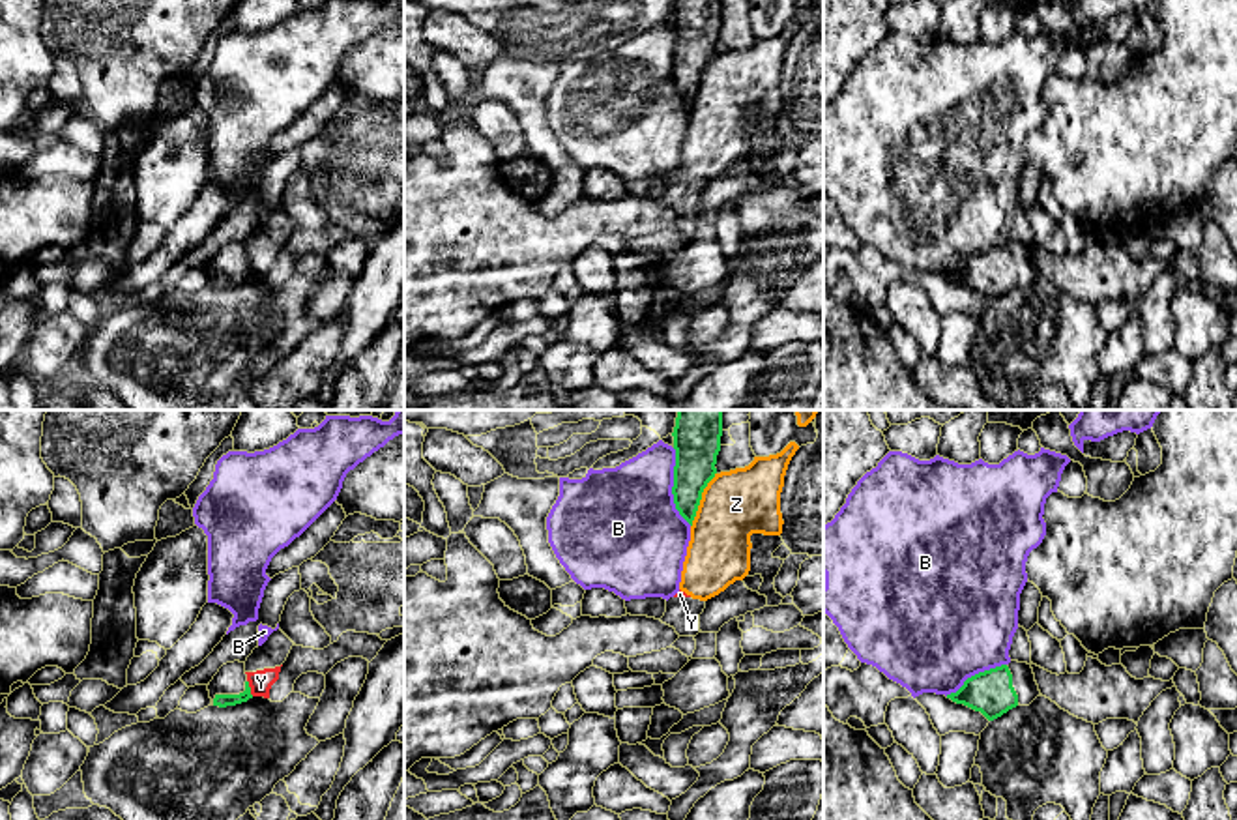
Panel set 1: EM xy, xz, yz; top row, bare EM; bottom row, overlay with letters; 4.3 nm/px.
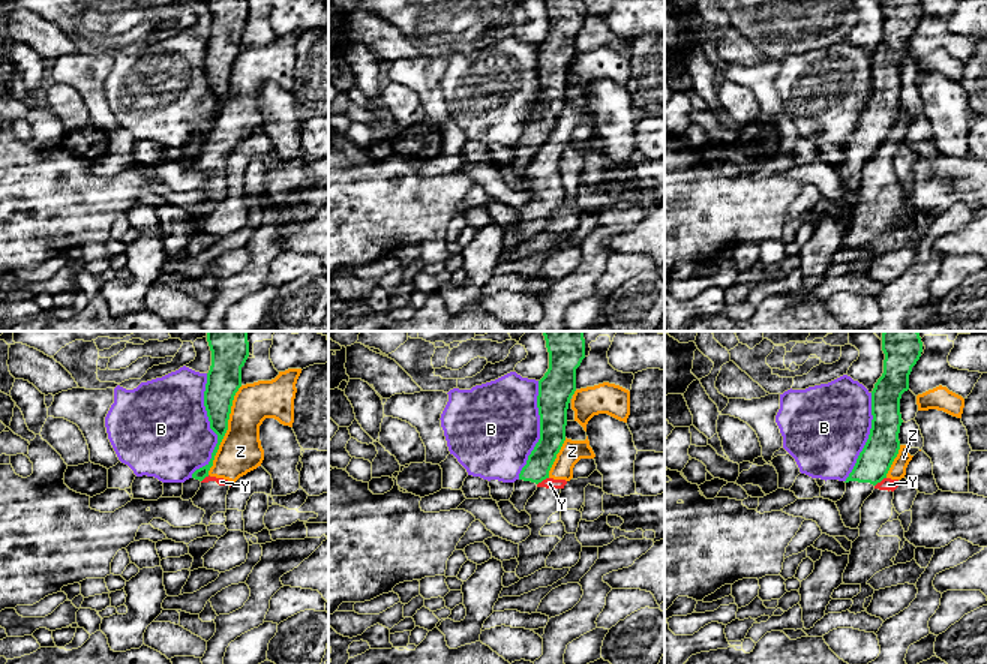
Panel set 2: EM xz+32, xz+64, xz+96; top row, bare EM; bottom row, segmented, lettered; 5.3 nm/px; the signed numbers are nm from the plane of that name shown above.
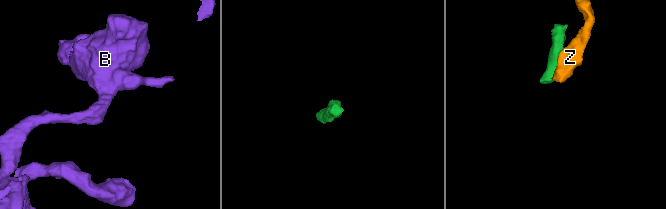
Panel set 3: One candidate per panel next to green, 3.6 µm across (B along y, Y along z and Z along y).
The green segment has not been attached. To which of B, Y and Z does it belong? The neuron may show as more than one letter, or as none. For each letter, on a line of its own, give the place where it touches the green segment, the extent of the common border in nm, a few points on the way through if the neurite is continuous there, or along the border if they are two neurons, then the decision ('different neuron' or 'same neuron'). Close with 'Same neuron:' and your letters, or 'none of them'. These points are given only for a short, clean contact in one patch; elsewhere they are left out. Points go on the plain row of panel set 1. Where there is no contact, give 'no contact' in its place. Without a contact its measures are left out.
B: xz (672, 68) | 340 nm | different neuron
Y: xy (249, 268) | 80 nm | along xy (247, 261), (253, 276) | different neuron
Z: xz (700, 79) | 260 nm | different neuron
Same neuron: none of them

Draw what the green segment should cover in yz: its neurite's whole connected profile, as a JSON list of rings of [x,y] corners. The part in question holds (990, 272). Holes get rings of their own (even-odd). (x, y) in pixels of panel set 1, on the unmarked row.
[[[1018,242],[979,253],[968,258],[956,273],[947,275],[953,283],[981,292],[988,301],[1018,285],[1029,286],[1037,277],[1041,271],[1031,245]]]

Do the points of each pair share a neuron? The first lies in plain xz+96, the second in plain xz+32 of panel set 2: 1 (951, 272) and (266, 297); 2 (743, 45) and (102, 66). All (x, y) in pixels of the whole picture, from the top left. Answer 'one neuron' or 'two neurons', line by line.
1: two neurons
2: two neurons

